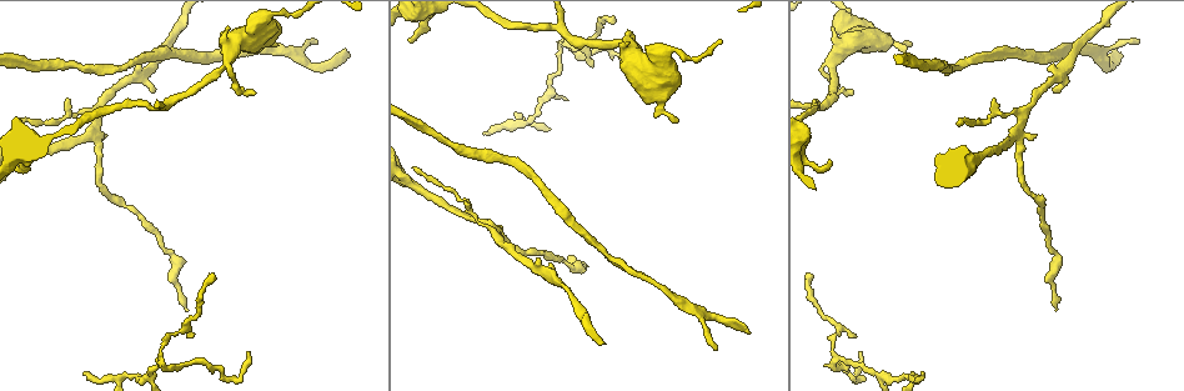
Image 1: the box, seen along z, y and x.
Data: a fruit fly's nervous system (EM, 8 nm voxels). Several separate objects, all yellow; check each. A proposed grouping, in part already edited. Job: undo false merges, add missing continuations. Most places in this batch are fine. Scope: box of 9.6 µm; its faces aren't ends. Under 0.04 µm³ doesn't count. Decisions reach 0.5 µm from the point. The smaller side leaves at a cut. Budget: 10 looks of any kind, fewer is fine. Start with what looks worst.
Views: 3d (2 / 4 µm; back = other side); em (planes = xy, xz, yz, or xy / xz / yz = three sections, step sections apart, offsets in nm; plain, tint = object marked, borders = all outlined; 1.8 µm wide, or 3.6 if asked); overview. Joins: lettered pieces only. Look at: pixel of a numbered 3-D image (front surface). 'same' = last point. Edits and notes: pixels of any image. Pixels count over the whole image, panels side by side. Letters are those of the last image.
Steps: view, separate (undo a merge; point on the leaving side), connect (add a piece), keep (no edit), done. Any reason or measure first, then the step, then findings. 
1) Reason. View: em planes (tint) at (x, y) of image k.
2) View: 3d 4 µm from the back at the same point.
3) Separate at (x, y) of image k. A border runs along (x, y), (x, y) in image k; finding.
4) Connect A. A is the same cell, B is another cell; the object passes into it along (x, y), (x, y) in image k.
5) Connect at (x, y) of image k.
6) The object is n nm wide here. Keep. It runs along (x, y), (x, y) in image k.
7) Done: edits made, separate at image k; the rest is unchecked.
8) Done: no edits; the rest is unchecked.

Branch stops here. View: 3d 4 µm at (587, 266) of image 1.

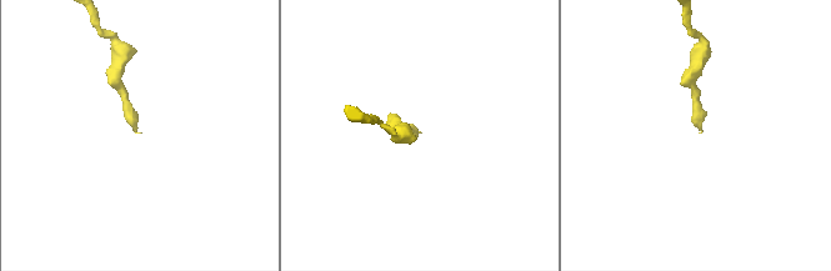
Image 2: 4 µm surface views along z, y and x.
View: em planes (borders) at (140, 133) of image 2.

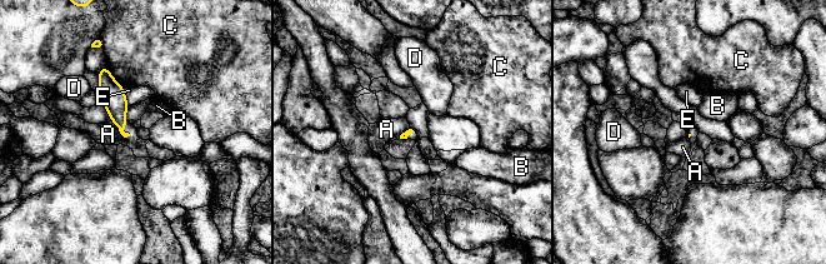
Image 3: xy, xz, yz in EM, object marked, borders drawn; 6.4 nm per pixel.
Keep. A, B, C, D and E are other cells; none of them fits.

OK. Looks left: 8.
Free end. View: em yz step 16 (borders) at (748, 334) of image 1.

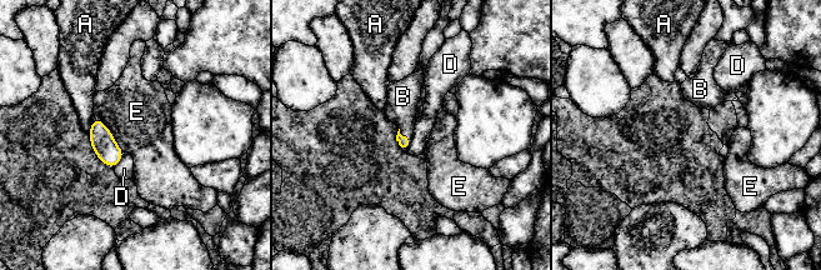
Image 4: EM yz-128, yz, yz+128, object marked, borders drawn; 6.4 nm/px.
The longest contact is with E, 300 nm. Connect B. B is the same cell, A, D and E are other cells; the object passes into it along (403, 140), (403, 135), (403, 96) in image 4; the neuron continues.

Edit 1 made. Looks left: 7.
Arms part here. View: em planes (plain) at (1014, 135) of image 1.

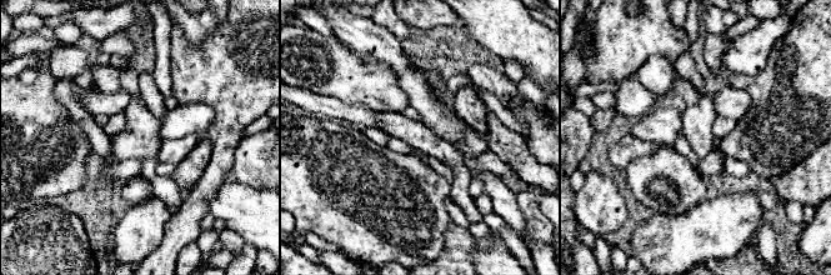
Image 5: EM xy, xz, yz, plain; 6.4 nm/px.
View: em planes (tint) at the same point.

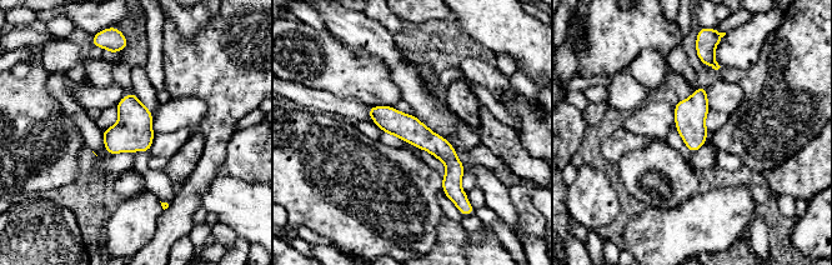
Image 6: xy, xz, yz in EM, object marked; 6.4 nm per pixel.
View: em planes (borders) at the same point.

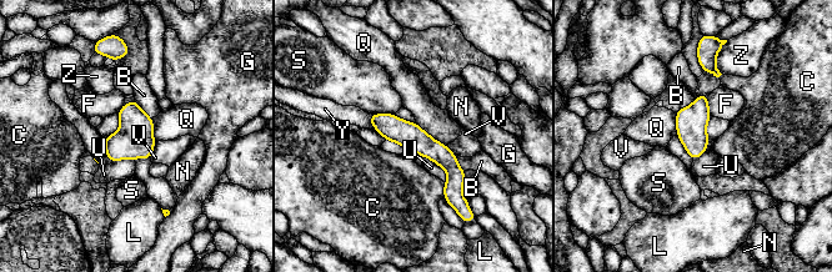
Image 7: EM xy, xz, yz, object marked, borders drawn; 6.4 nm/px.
Keep. B, C, F, G, L, N, Q, S, U, V, Y and Z are other cells; a border runs along (415, 122), (445, 145) in image 7; all the same neuron.

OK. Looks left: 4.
Branch stops here. View: 3d 2 µm at (677, 122) of image 1.

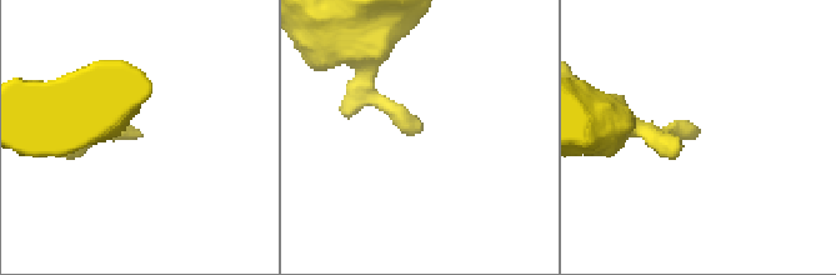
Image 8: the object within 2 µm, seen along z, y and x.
Need the tissue. View: em yz step 4 (tint) at (423, 126) of image 8.

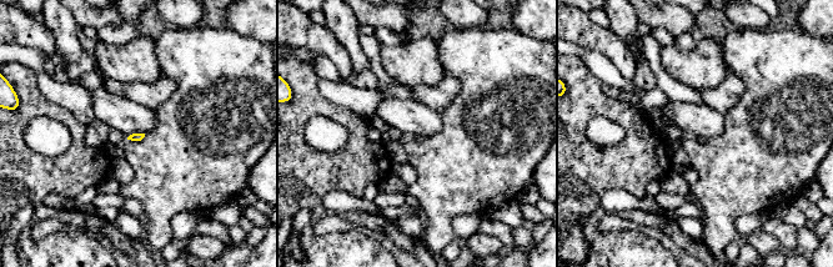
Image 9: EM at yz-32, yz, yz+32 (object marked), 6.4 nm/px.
Cut it another way. View: em planes (borders) at the same point.

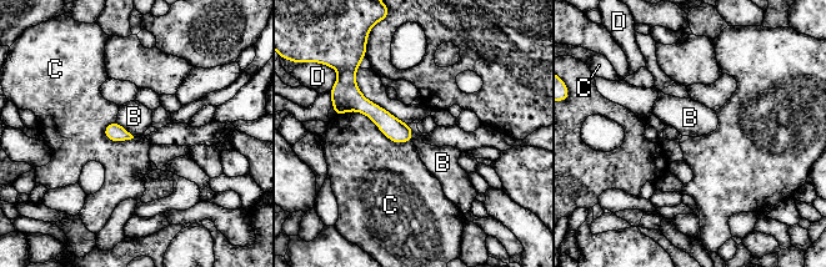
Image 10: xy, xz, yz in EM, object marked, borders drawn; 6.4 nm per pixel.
The object is 120 nm wide here. Keep. B, C and D are other cells; a border runs along (115, 121), (134, 136) in image 10; none of them fits.

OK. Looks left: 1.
Done: edits made, connect at image 4; the rest is unchecked.

